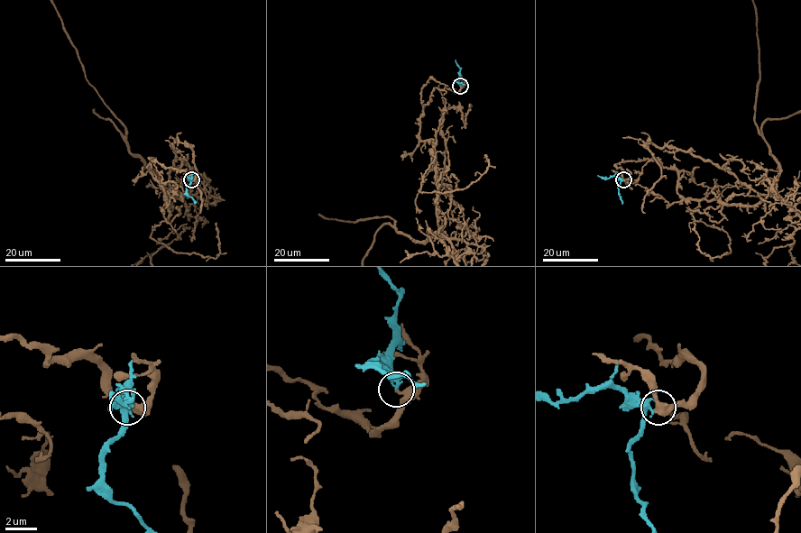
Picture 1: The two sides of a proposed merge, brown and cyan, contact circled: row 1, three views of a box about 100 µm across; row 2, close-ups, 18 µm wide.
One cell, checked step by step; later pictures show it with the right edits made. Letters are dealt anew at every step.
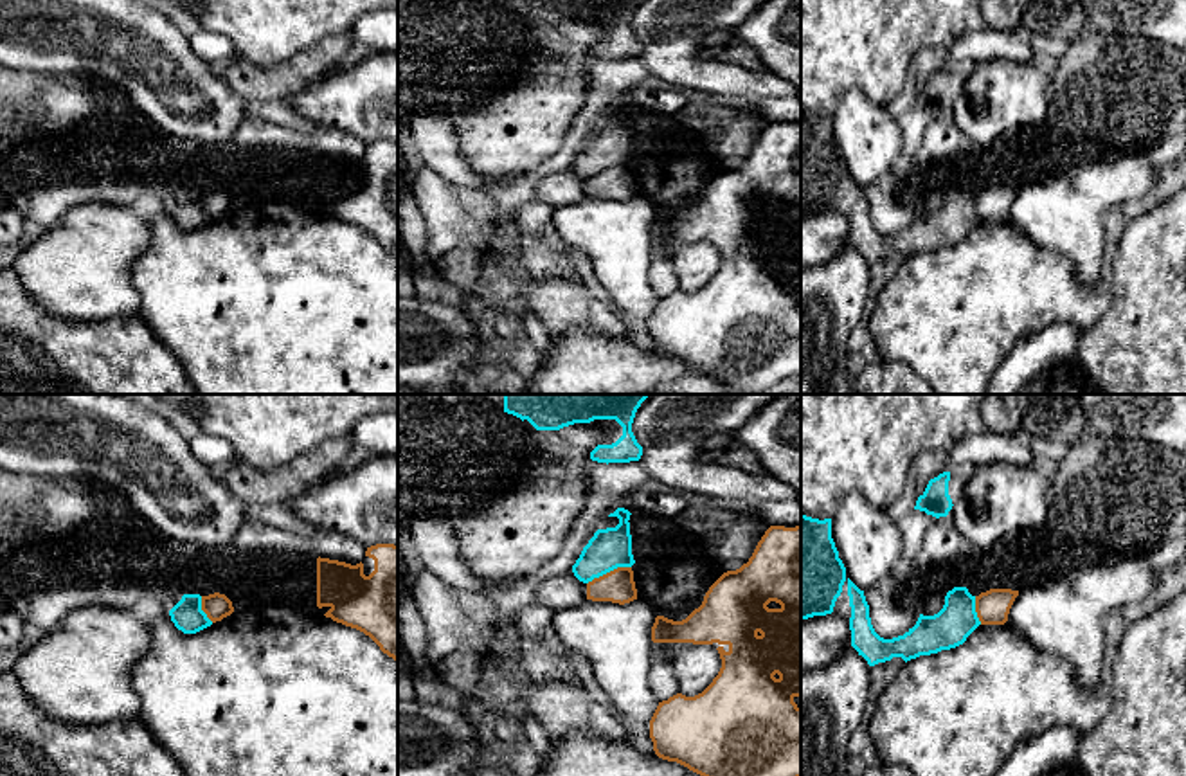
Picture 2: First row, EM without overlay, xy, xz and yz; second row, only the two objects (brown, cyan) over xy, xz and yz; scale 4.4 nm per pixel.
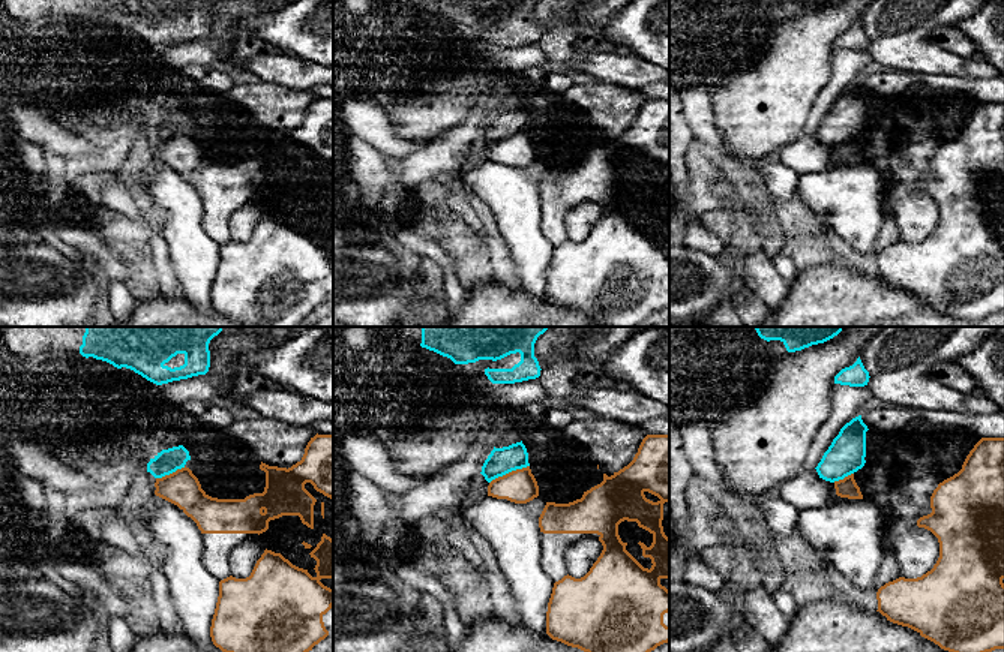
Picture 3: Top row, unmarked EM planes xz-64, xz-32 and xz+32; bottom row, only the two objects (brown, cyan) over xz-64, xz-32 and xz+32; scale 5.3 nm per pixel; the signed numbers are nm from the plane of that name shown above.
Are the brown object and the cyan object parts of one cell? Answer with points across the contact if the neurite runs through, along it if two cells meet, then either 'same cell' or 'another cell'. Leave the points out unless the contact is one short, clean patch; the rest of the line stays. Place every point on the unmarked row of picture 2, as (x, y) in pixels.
border along xz (630, 162), (610, 166), (587, 180); another cell

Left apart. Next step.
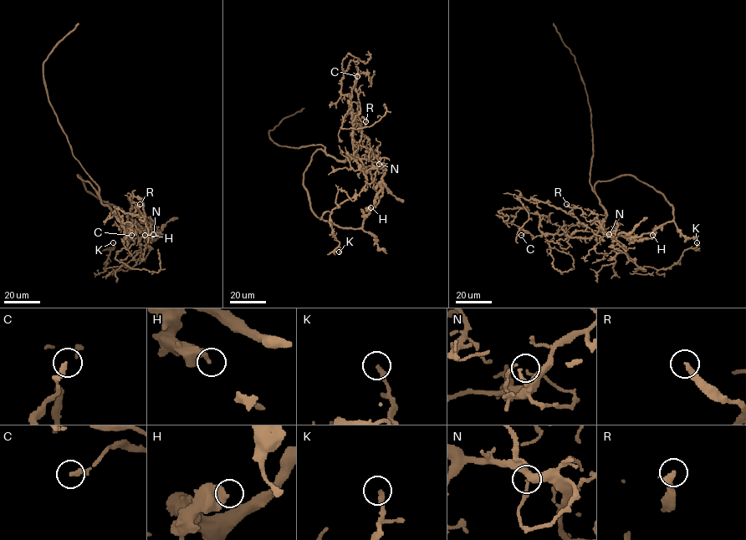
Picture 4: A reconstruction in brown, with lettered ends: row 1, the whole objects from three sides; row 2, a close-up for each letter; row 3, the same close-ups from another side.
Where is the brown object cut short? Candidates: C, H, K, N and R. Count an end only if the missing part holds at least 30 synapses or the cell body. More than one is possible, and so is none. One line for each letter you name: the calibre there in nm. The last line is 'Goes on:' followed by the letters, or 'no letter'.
Goes on: no letter

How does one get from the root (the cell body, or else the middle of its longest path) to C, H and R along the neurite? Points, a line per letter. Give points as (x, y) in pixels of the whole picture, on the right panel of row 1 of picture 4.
C: (594, 189), (605, 216), (600, 230), (592, 236), (585, 237), (545, 234), (533, 236), (525, 232), (521, 235)
H: (594, 189), (598, 181), (632, 175), (659, 191), (672, 206), (673, 219), (656, 228), (652, 235)
R: (594, 189), (605, 213), (604, 224), (598, 231), (592, 230), (569, 214), (572, 208), (566, 204)

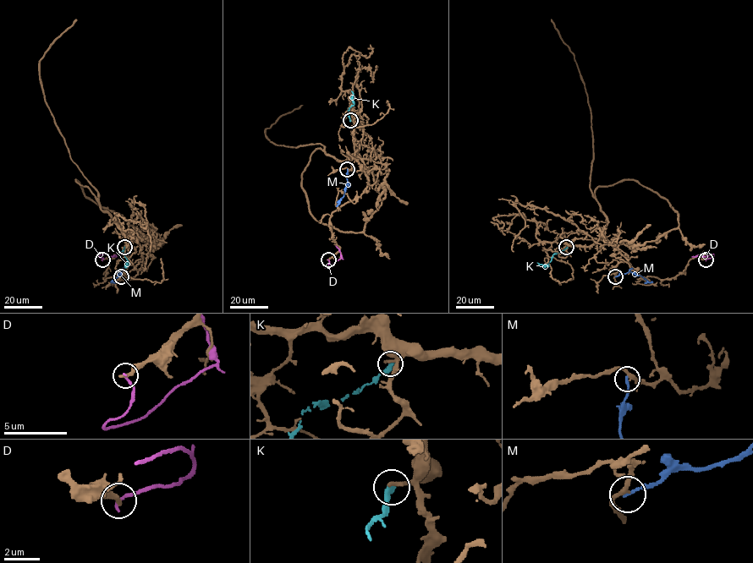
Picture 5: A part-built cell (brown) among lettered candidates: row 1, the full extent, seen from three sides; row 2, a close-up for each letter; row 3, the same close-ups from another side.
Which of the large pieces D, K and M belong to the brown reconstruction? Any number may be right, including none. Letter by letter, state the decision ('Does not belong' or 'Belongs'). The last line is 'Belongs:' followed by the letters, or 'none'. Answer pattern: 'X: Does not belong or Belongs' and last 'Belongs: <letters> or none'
D: Does not belong
K: Does not belong
M: Does not belong
Belongs: none

